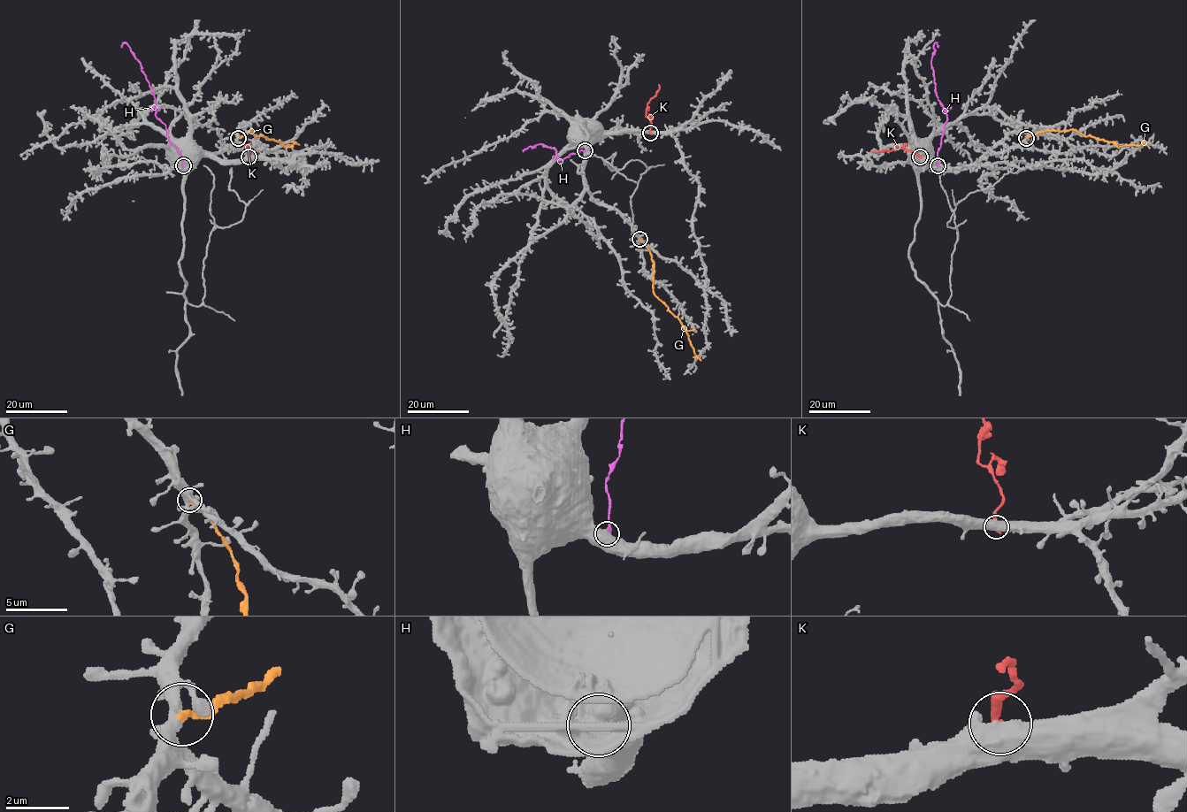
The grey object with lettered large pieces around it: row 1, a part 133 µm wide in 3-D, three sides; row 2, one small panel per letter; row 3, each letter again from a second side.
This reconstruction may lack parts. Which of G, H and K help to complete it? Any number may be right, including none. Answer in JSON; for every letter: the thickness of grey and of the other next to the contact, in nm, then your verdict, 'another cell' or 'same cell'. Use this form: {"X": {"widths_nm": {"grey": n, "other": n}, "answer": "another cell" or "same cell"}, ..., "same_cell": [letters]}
{"G": {"widths_nm": {"grey": 320, "other": 240}, "answer": "another cell"}, "H": {"widths_nm": {"grey": 850, "other": 360}, "answer": "another cell"}, "K": {"widths_nm": {"grey": 800, "other": 300}, "answer": "another cell"}, "same_cell": []}

